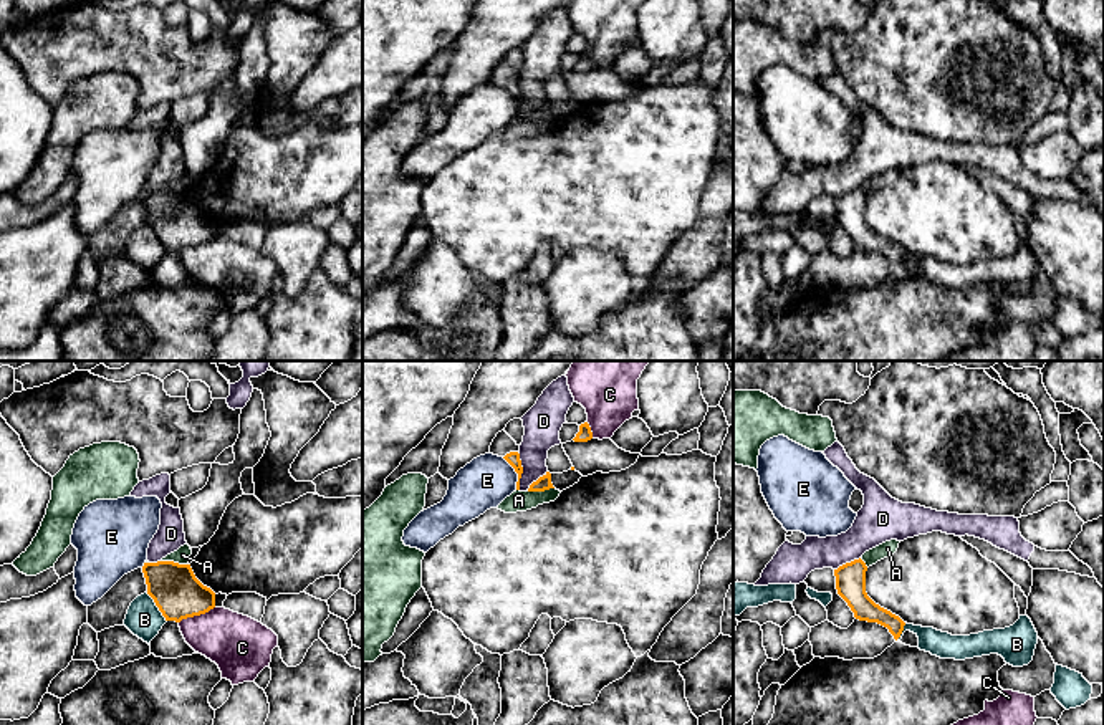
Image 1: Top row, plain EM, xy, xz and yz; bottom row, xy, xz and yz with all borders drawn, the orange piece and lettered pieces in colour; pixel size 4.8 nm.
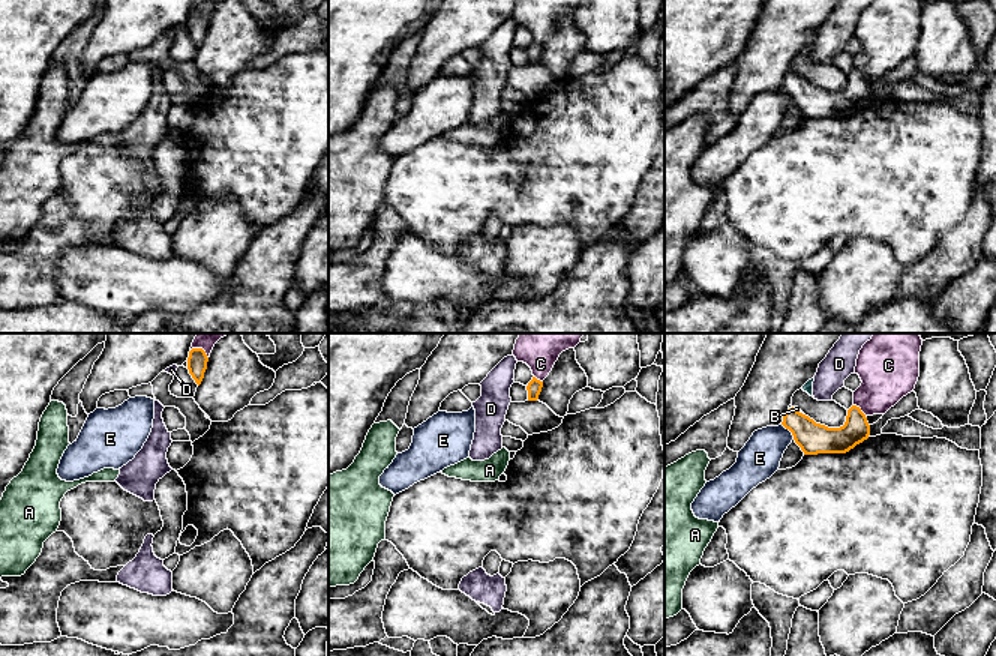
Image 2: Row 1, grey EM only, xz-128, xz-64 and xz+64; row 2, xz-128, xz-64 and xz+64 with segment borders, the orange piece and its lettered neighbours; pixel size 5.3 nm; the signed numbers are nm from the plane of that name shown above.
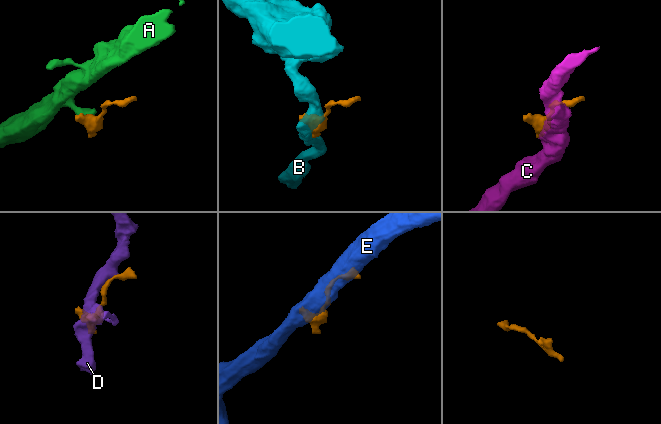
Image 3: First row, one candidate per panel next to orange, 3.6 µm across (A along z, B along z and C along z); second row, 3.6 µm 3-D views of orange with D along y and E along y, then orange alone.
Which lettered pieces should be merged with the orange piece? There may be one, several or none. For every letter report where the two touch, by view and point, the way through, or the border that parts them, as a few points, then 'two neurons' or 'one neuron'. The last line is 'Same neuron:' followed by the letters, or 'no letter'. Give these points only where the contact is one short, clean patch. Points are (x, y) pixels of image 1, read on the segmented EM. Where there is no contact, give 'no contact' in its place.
A: contact xy (174, 563); border xy (161, 560), (187, 565); two neurons
B: contact xy (158, 606); two neurons
C: contact xy (196, 614); two neurons
D: contact xz (522, 470); border xz (517, 452), (522, 462), (520, 489); two neurons
E: contact xz (517, 472); border xz (502, 457), (517, 474), (517, 489); two neurons
Same neuron: no letter

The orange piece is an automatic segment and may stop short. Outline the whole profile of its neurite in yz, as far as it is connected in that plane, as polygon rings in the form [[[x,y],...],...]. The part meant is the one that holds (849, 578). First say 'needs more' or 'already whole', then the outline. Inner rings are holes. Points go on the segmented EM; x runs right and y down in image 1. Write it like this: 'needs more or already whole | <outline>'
already whole | [[[861,558],[834,569],[838,594],[847,603],[856,619],[887,627],[897,641],[905,622],[867,596],[866,571],[867,566]]]

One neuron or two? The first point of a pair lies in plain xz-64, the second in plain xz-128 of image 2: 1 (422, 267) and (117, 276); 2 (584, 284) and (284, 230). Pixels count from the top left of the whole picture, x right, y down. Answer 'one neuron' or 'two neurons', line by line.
1: one neuron
2: one neuron

